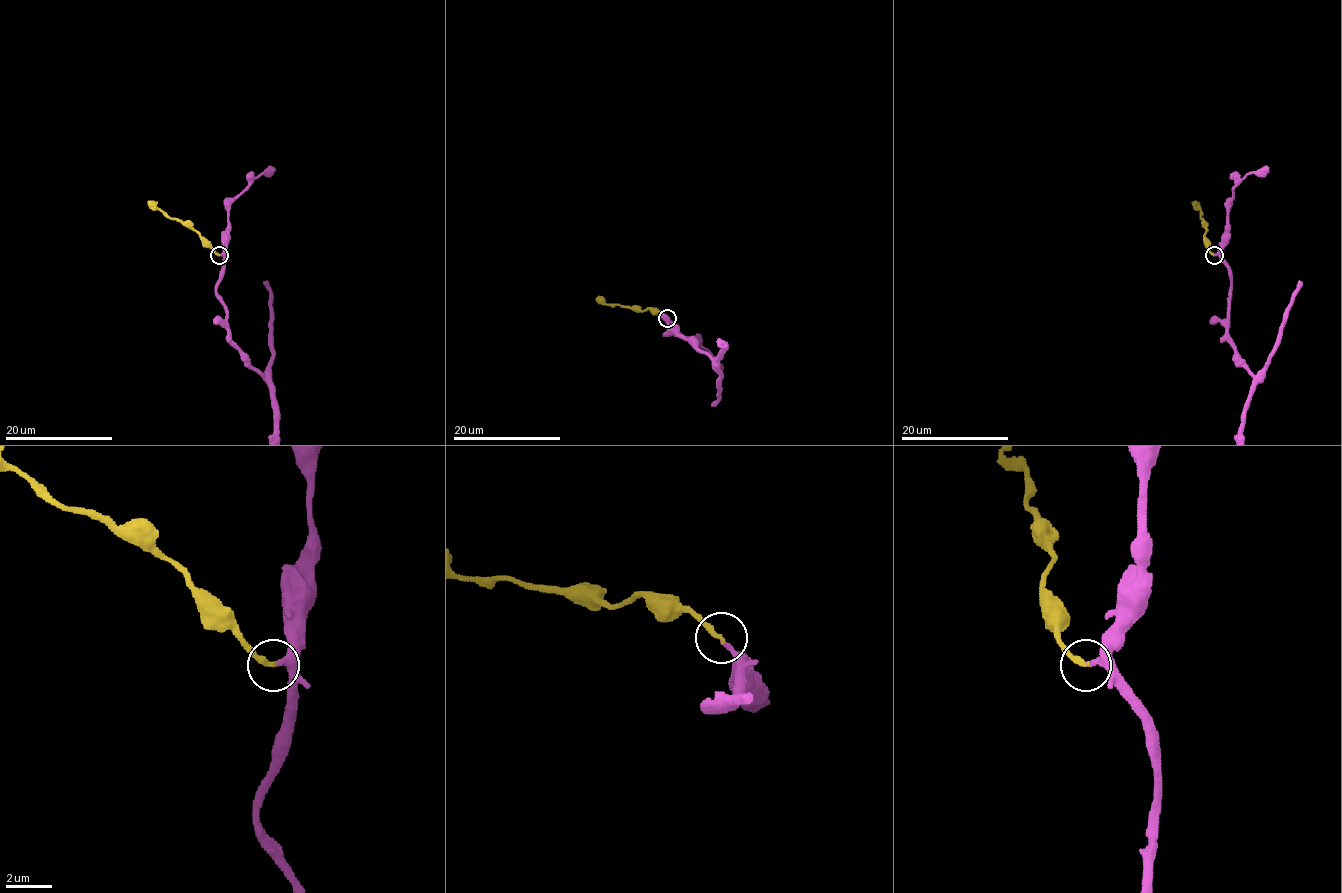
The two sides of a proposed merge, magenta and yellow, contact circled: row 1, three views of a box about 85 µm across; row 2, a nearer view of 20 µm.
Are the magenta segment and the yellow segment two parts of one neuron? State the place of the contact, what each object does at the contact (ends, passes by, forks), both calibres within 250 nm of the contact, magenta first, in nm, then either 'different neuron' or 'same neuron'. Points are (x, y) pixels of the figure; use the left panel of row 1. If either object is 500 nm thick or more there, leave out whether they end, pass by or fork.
at (219, 255); magenta ends there; yellow ends there; 240 nm thick on the magenta side, 280 nm on the other; same neuron

